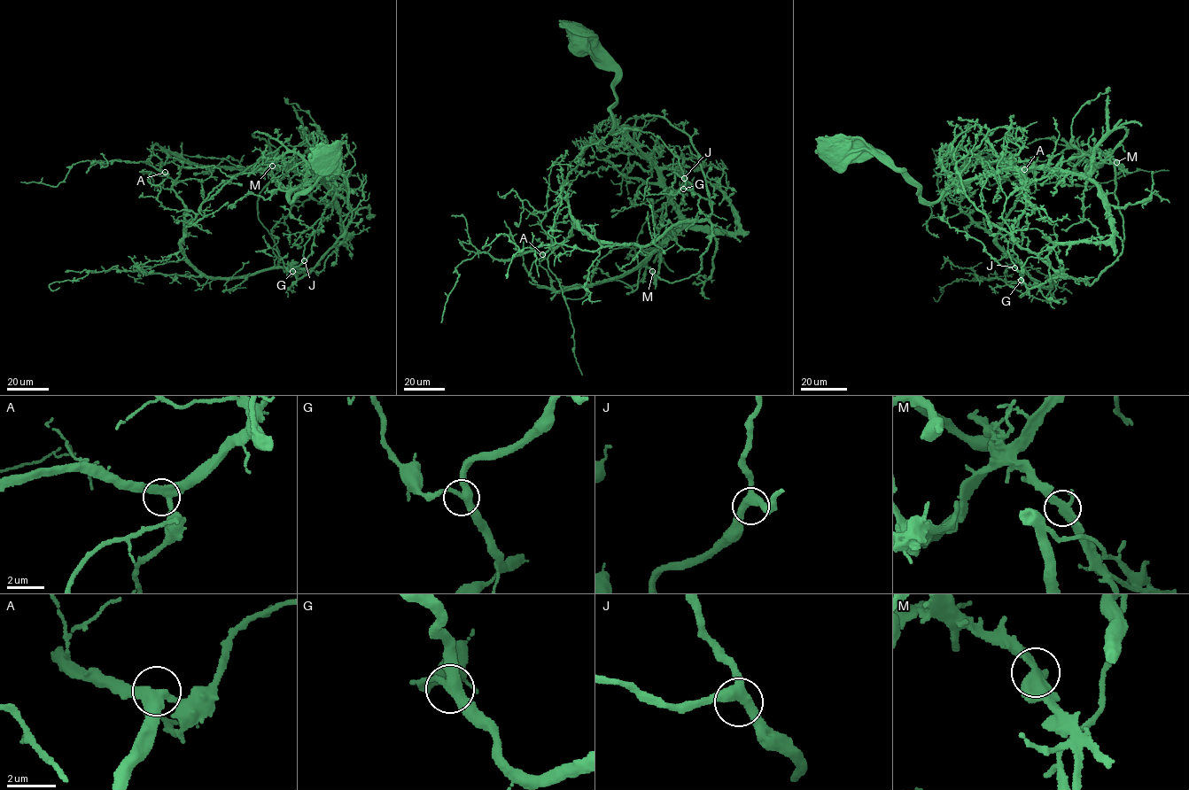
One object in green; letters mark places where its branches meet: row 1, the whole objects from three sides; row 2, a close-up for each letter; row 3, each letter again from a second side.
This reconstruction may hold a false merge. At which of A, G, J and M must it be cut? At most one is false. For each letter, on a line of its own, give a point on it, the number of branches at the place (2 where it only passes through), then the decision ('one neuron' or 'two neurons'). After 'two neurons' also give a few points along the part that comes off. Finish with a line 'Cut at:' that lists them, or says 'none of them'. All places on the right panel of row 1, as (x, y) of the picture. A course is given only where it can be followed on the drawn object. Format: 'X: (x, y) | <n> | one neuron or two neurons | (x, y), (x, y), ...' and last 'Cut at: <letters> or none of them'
A: (1024, 169) | 3 | one neuron
G: (1021, 280) | 3 | one neuron
J: (1014, 267) | 3 | one neuron
M: (1116, 162) | 3 | two neurons | (1116, 161), (1122, 251), (1091, 283), (1039, 285), (996, 243), (1023, 172), (981, 157), (990, 185), (1021, 180)
Cut at: M

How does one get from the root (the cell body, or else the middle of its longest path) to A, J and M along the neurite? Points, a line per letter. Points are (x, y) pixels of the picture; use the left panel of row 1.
A: (327, 152), (334, 170), (291, 202), (306, 163), (286, 152), (237, 175), (183, 231), (186, 207), (165, 172)
J: (327, 152), (334, 170), (291, 202), (290, 195), (322, 173), (333, 182), (334, 198), (304, 260)
M: (327, 152), (334, 170), (291, 202), (292, 191), (324, 172), (301, 158), (291, 168), (272, 165)

